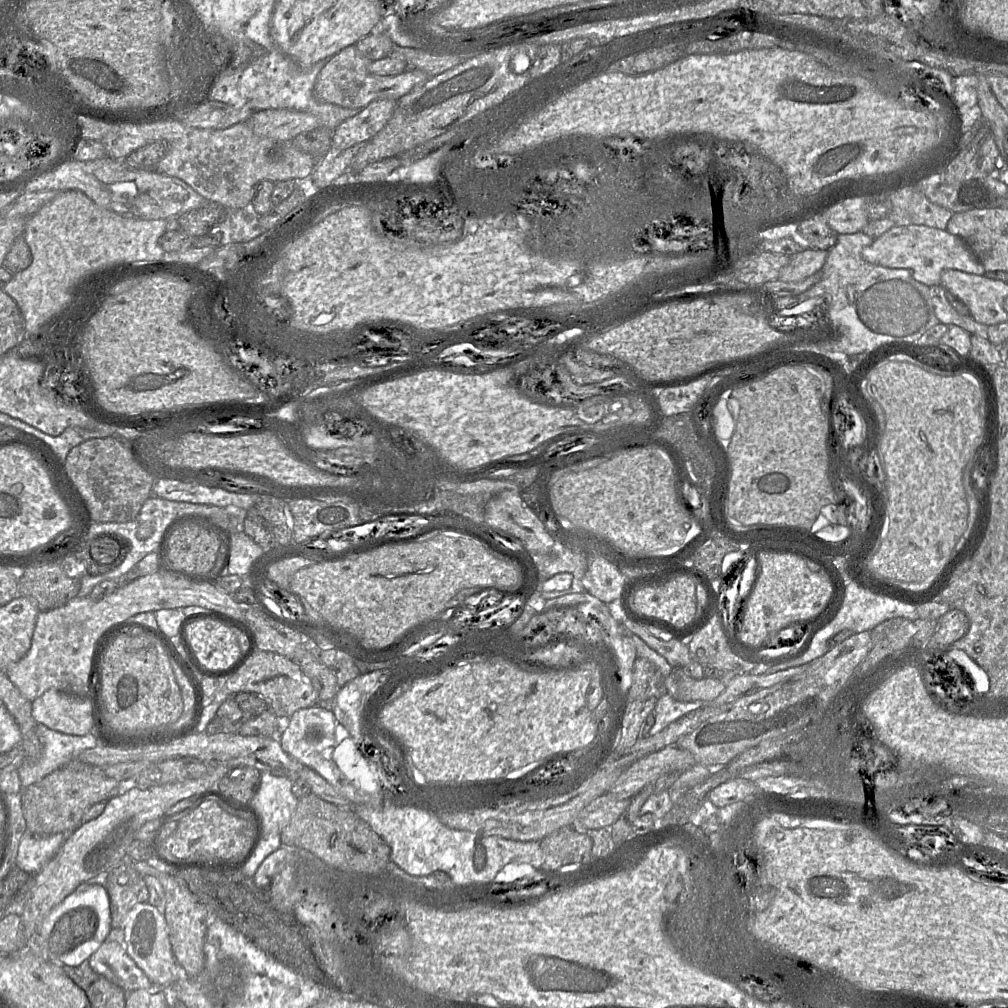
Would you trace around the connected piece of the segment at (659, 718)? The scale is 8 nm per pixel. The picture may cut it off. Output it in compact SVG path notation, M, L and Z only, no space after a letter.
M665 693L657 699L654 708L655 723L649 731L649 736L654 736L670 723L702 706L708 706L709 703L710 701L702 700L681 702L675 700L669 693Z

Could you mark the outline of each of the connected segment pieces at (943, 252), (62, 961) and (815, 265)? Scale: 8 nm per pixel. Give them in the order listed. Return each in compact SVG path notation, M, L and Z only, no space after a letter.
M926 225L892 227L863 248L862 258L868 263L887 268L908 269L916 281L926 286L940 285L941 274L948 269L975 275L986 273L984 266L960 237Z
M95 884L86 889L77 889L57 905L43 920L40 931L26 945L24 950L31 950L41 958L60 965L79 966L99 949L107 940L112 930L111 903L108 891L103 885Z
M806 248L790 257L789 263L780 270L778 279L786 282L805 279L822 269L827 256L826 250Z

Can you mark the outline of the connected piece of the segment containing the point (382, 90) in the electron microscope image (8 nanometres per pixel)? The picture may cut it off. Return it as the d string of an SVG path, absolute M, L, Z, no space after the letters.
M355 45L342 49L321 69L314 85L315 98L344 108L363 109L375 100L399 100L429 78L426 73L417 69L407 69L395 76L374 75L368 71L371 62Z

